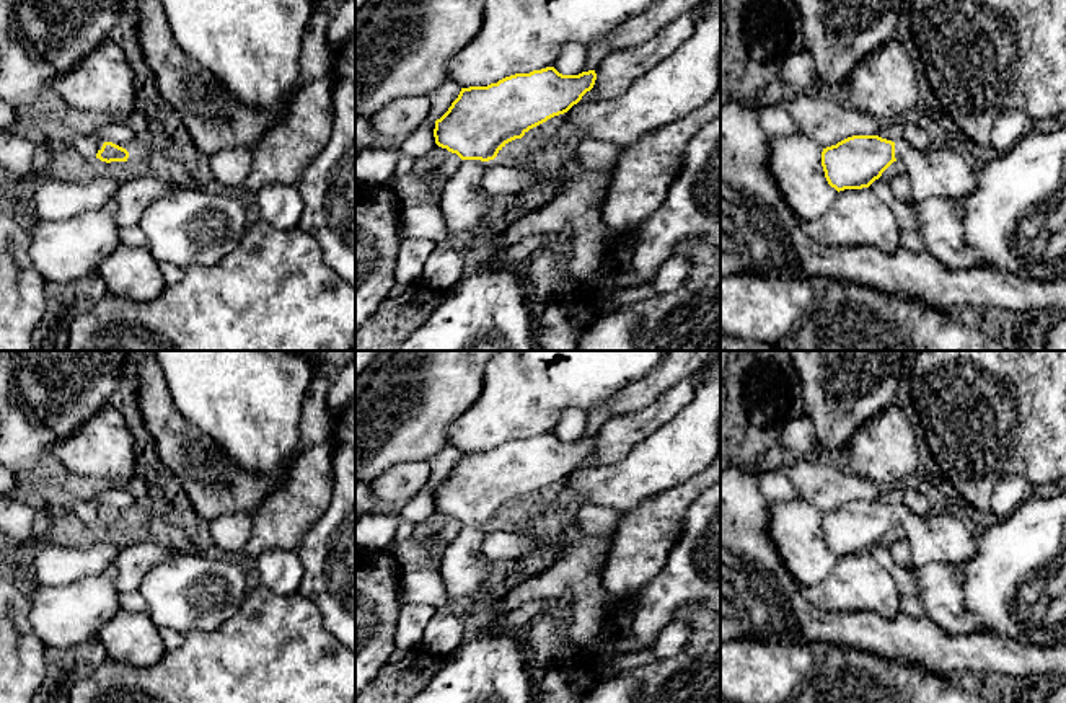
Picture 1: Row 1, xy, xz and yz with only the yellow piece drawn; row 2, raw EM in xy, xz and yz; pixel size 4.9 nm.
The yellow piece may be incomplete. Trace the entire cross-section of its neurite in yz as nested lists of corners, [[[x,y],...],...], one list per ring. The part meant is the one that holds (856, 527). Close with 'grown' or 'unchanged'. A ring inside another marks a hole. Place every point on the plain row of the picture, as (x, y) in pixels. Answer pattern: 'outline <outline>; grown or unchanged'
outline [[[852,501],[822,517],[825,543],[838,558],[869,553],[893,527],[905,532],[916,566],[957,566],[976,553],[973,528],[949,514],[916,515],[905,504],[892,507],[879,501]]]; grown

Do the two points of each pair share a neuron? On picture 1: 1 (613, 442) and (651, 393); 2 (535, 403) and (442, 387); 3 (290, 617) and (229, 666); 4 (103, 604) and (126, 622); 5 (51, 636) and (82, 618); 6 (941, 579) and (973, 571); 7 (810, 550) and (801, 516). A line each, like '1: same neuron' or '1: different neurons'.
1: different neurons
2: different neurons
3: same neuron
4: different neurons
5: same neuron
6: different neurons
7: same neuron

